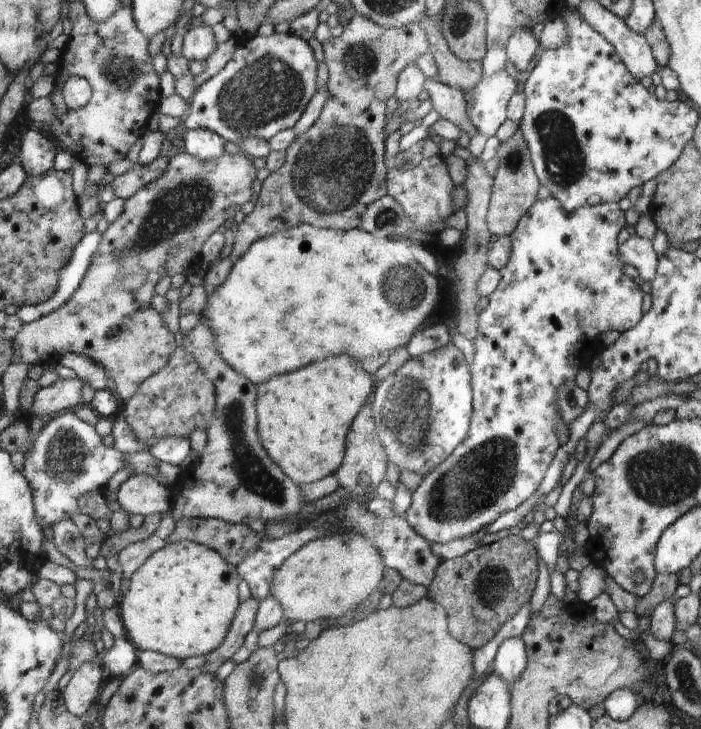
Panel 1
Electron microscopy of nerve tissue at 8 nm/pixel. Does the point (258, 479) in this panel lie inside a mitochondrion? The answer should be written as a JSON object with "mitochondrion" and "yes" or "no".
{"mitochondrion":"yes"}

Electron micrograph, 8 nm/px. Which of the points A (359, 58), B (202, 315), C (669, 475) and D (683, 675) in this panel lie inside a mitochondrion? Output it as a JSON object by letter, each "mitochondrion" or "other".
{"A":"mitochondrion","B":"other","C":"mitochondrion","D":"mitochondrion"}

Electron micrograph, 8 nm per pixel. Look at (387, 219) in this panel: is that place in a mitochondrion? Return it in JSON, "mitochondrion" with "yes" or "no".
{"mitochondrion":"yes"}

